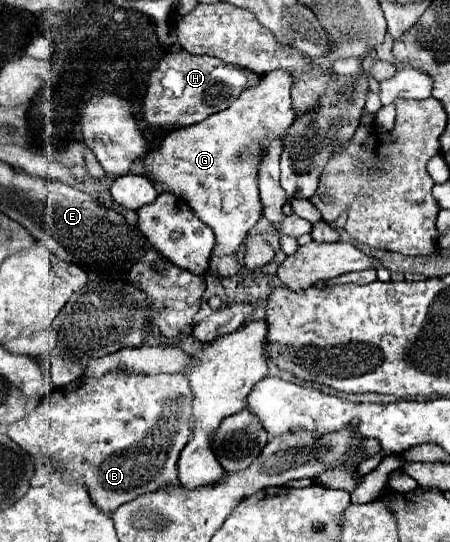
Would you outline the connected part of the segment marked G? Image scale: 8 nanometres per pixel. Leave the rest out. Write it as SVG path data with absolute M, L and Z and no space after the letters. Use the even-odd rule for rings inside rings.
M277 69L261 75L259 83L255 87L247 87L241 91L241 95L221 113L215 113L207 117L205 121L189 127L181 127L171 131L161 147L149 155L145 155L145 167L151 171L151 177L165 185L165 191L187 199L189 207L197 213L201 221L205 221L217 237L217 247L211 257L211 267L219 277L235 275L237 273L237 261L233 257L237 245L243 241L247 231L257 223L261 217L261 199L257 191L257 159L261 157L261 139L265 135L285 135L287 127L291 127L295 119L295 111L291 105L291 87L293 87L293 75L289 71Z

